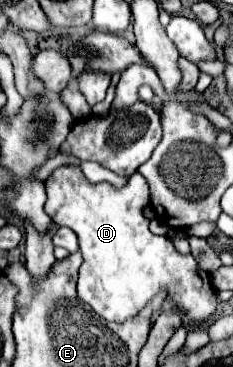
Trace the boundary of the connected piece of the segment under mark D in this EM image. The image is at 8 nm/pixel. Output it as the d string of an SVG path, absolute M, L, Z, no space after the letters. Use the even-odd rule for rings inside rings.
M77 165L57 167L47 179L47 215L57 223L73 229L79 237L79 249L83 253L83 265L79 269L77 293L83 303L89 303L97 315L105 321L123 323L135 317L159 291L167 293L171 307L183 311L191 323L203 323L217 311L217 297L208 273L199 275L199 265L191 255L181 255L167 237L153 235L149 231L147 219L143 217L143 207L149 205L149 185L141 173L129 177L123 189L111 183L89 183Z

